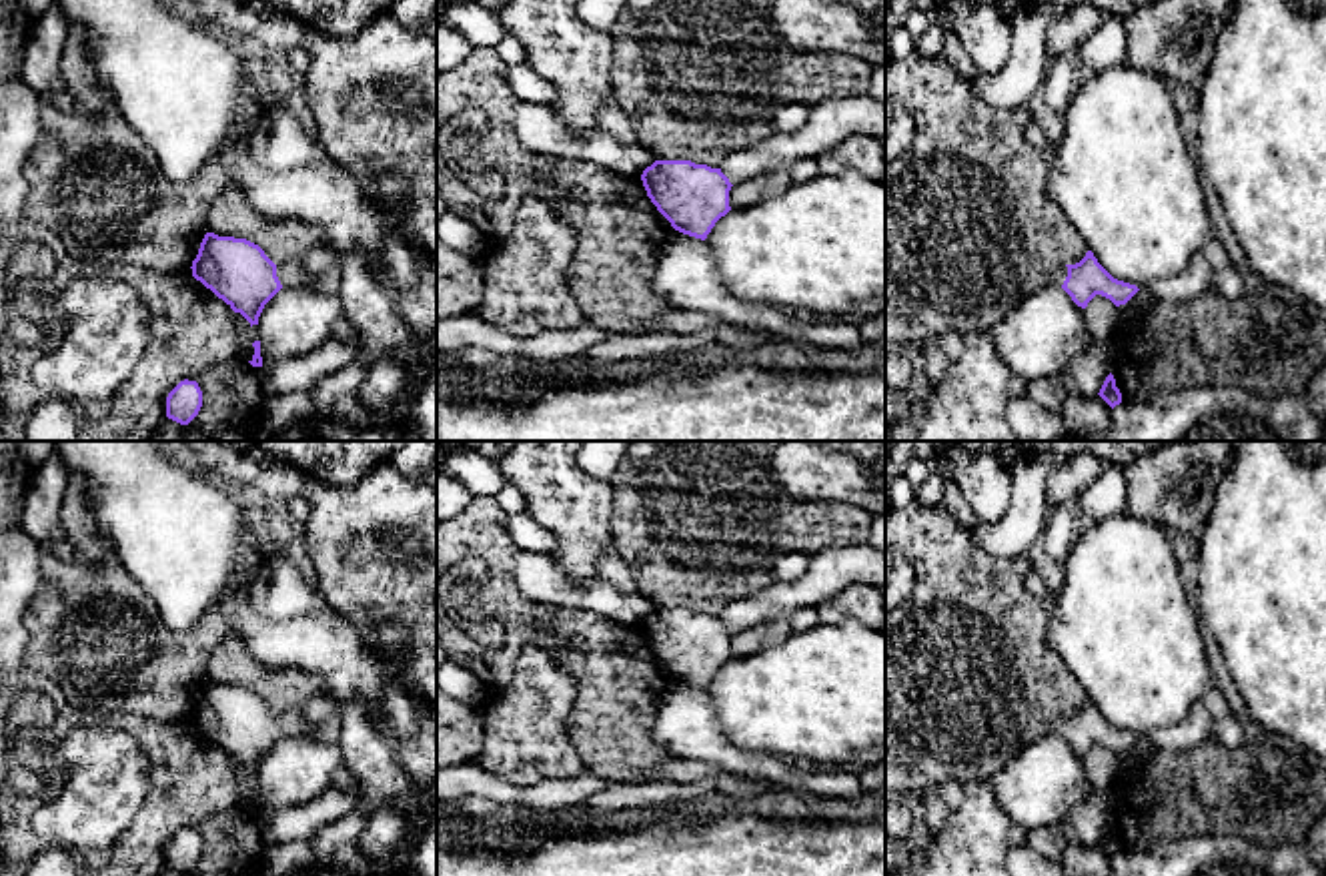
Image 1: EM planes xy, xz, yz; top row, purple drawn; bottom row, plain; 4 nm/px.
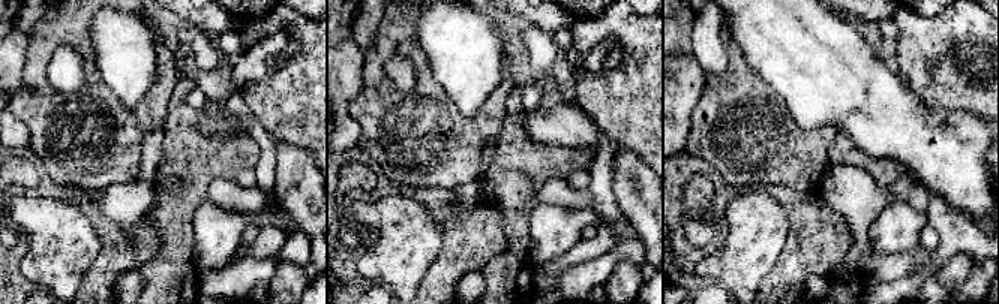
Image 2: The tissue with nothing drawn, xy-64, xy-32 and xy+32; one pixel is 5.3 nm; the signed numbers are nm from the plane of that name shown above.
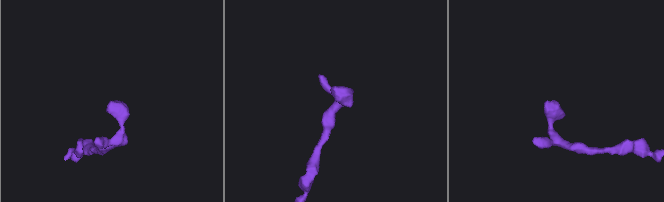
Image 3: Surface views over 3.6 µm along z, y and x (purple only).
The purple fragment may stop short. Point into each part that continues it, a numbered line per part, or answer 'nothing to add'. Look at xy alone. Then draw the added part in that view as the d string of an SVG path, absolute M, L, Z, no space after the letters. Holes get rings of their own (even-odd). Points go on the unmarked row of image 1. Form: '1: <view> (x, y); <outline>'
1: xy (291, 722); M300 706L276 714L276 726L282 738L312 738L318 740L318 726L304 720Z

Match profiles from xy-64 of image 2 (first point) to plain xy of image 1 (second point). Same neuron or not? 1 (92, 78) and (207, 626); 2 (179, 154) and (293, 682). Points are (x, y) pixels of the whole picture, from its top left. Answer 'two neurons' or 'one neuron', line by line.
1: one neuron
2: one neuron

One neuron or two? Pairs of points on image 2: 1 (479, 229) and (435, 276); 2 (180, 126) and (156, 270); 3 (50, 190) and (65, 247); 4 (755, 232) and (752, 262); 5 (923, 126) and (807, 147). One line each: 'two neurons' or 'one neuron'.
1: one neuron
2: one neuron
3: two neurons
4: one neuron
5: two neurons

